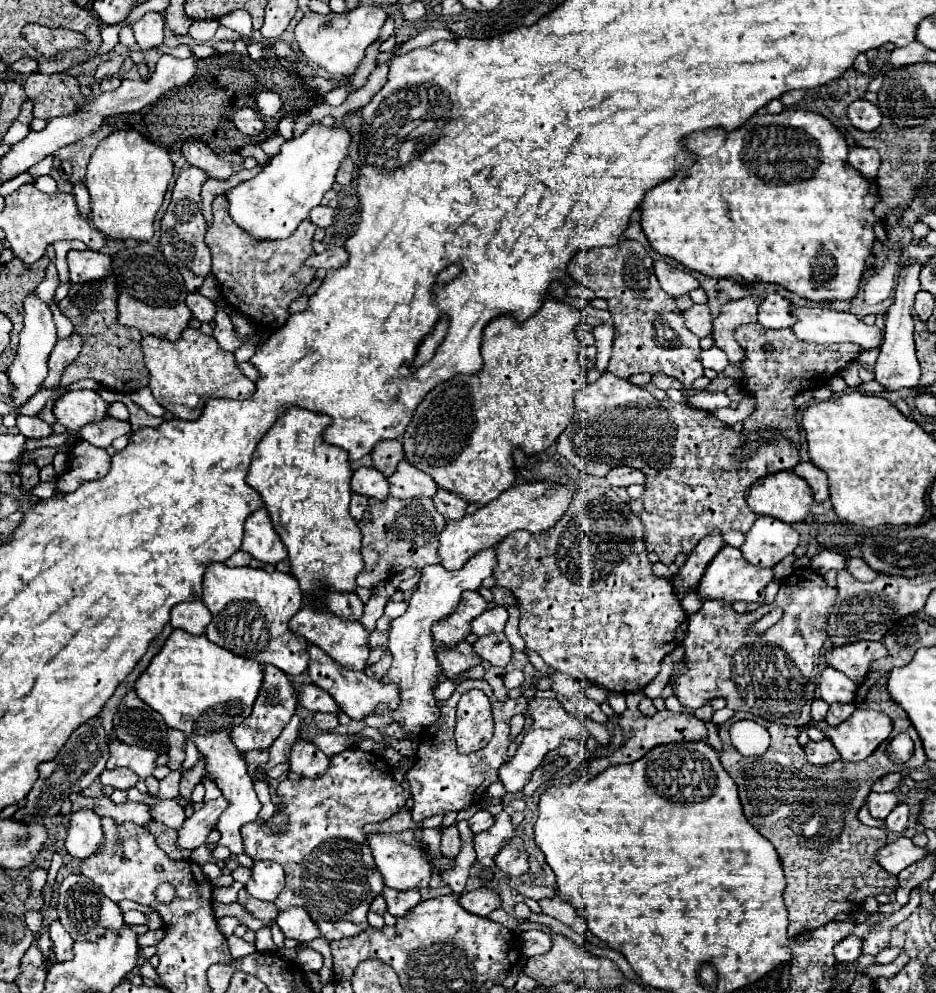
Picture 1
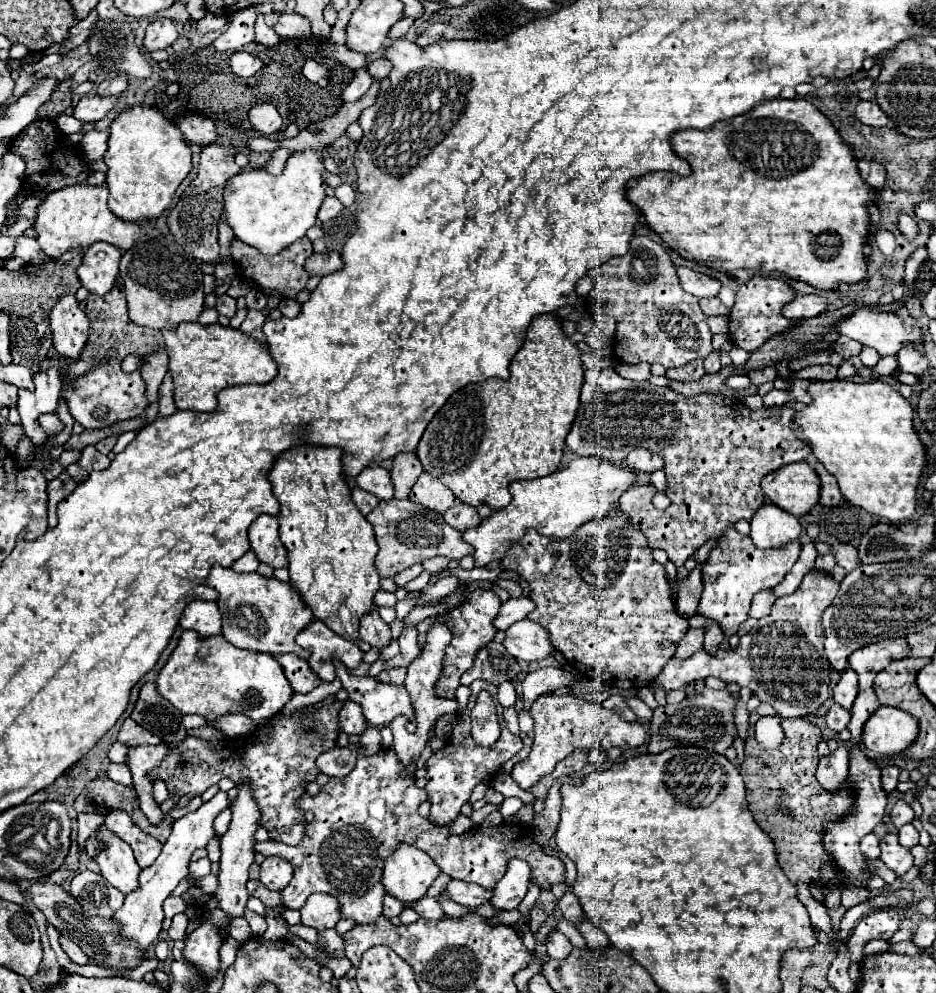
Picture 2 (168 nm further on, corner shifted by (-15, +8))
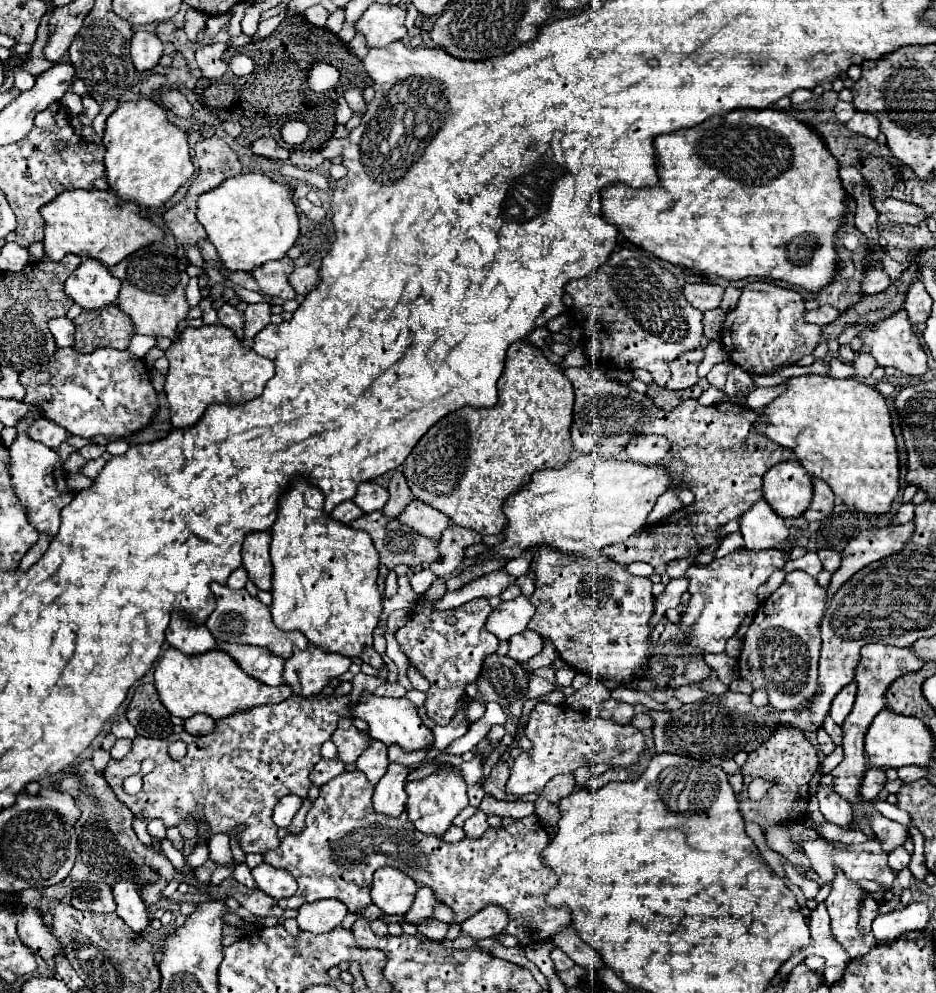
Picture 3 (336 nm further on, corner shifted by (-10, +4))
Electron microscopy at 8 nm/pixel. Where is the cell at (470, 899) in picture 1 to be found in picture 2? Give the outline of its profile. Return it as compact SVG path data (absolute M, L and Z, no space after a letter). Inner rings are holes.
M451 880L445 888L445 892L451 896L451 900L455 900L457 904L463 906L481 906L485 902L491 900L493 890L485 890L479 884L471 884L471 882L463 882L463 880Z

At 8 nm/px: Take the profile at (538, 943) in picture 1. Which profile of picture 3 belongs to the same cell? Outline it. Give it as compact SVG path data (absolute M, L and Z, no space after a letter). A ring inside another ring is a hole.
M554 948L554 950L552 950L552 960L554 960L554 966L556 966L558 972L562 972L562 970L570 970L570 968L574 966L572 958L570 958L568 954L564 954L560 948Z

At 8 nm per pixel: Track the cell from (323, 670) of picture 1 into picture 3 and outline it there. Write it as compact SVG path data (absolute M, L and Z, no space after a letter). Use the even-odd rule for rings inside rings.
M362 694L362 702L354 706L352 710L354 718L362 718L370 726L370 736L374 740L380 740L386 746L400 746L404 752L416 752L416 750L426 750L432 746L432 732L430 728L422 722L416 706L408 698L380 698L376 694Z

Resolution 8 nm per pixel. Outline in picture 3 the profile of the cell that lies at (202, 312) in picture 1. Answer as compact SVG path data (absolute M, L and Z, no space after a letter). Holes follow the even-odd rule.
M224 304L220 310L218 310L218 318L220 318L220 324L228 326L238 340L244 340L244 314L238 312L232 304Z

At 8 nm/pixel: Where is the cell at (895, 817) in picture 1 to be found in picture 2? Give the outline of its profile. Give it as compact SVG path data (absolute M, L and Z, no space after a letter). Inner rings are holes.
M905 824L899 828L899 842L903 842L903 846L907 848L913 848L915 844L919 844L919 832L915 830L913 824Z

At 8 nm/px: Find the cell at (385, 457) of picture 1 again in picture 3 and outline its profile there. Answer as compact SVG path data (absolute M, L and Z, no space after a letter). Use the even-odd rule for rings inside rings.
M400 470L394 472L390 486L388 486L388 494L390 494L390 498L388 498L386 506L382 508L382 514L386 514L386 518L398 518L404 512L404 508L412 502L410 490L408 490L406 480L402 478Z

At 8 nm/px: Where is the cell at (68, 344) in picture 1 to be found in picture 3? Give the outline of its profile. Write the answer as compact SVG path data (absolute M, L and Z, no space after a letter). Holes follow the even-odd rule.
M68 318L50 320L50 332L52 332L58 348L74 346L74 324L72 324L72 320L68 320Z

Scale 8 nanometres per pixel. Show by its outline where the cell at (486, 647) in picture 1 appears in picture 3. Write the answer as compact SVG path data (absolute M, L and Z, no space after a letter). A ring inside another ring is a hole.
M522 632L510 638L510 652L508 656L514 658L516 662L528 662L532 656L542 652L542 636L536 632Z

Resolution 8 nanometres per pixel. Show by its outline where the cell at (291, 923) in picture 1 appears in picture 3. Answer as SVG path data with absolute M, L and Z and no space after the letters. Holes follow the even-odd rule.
M318 900L298 908L298 926L300 930L312 934L330 932L346 916L346 906L338 900Z

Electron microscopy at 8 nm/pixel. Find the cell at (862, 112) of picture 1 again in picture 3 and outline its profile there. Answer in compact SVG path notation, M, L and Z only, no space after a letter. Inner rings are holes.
M854 114L854 118L846 126L848 126L848 130L852 130L860 136L866 136L870 140L876 140L876 136L880 134L878 120L872 114Z

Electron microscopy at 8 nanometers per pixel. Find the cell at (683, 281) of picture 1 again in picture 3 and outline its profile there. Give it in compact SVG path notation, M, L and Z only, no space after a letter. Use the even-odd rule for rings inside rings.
M686 284L684 294L694 308L698 308L700 312L706 312L720 306L724 288L718 284Z

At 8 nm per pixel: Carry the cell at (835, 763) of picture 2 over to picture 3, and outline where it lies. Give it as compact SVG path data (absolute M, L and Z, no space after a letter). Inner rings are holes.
M830 774L820 778L820 790L818 790L816 798L820 802L820 812L828 822L832 822L840 828L846 828L846 830L856 828L850 802L846 802L844 798L840 798L838 794L832 792L832 776Z

